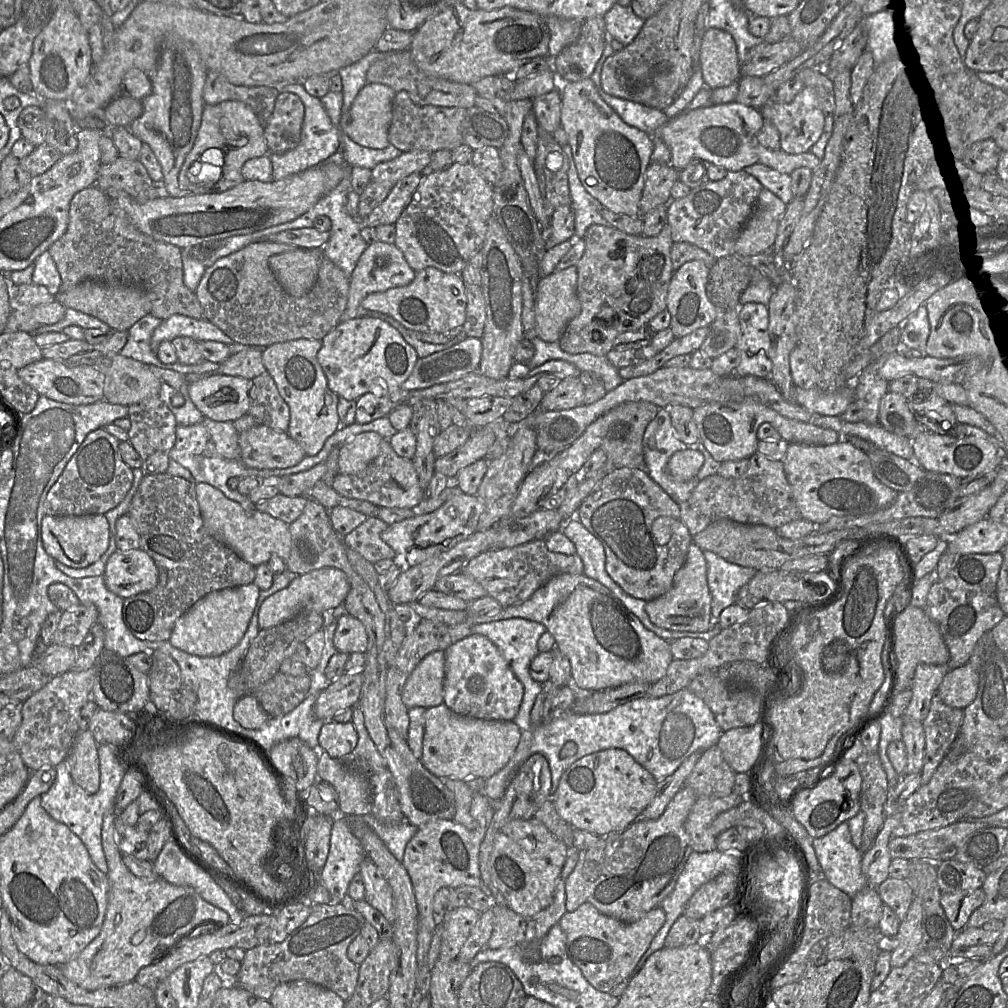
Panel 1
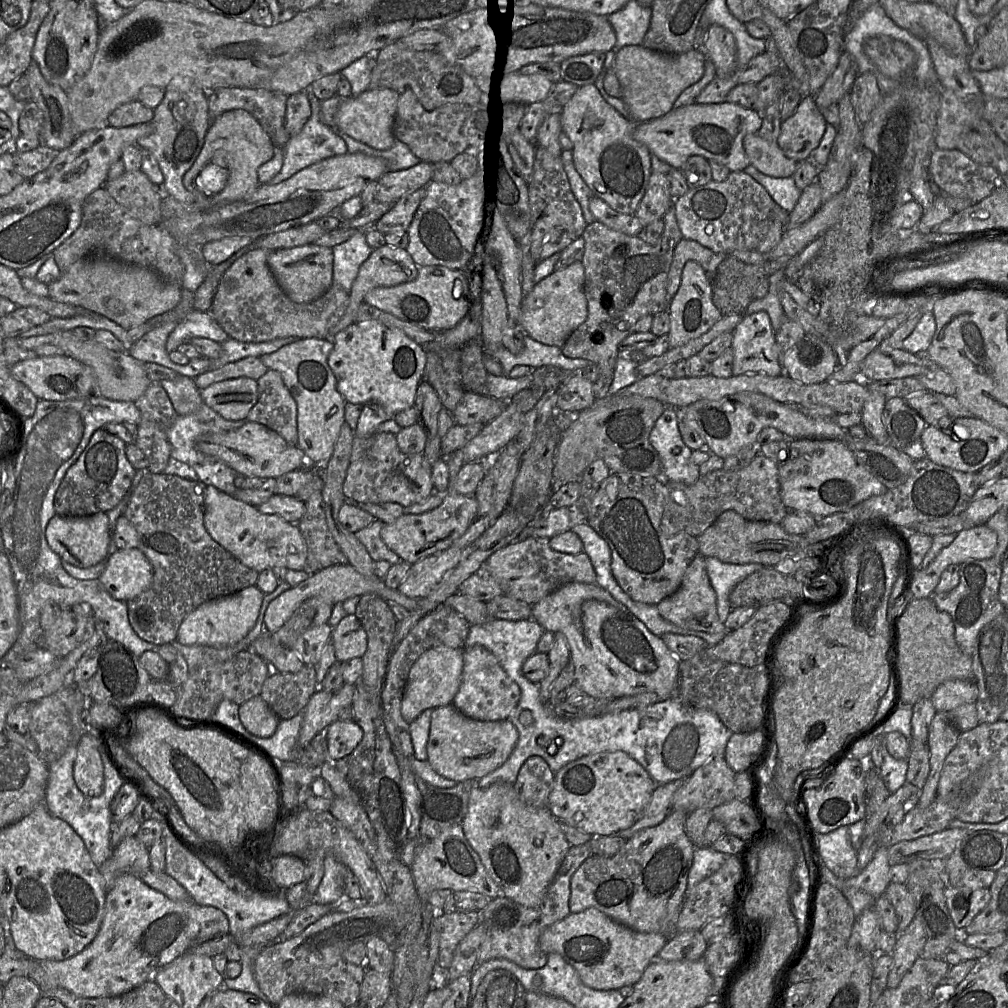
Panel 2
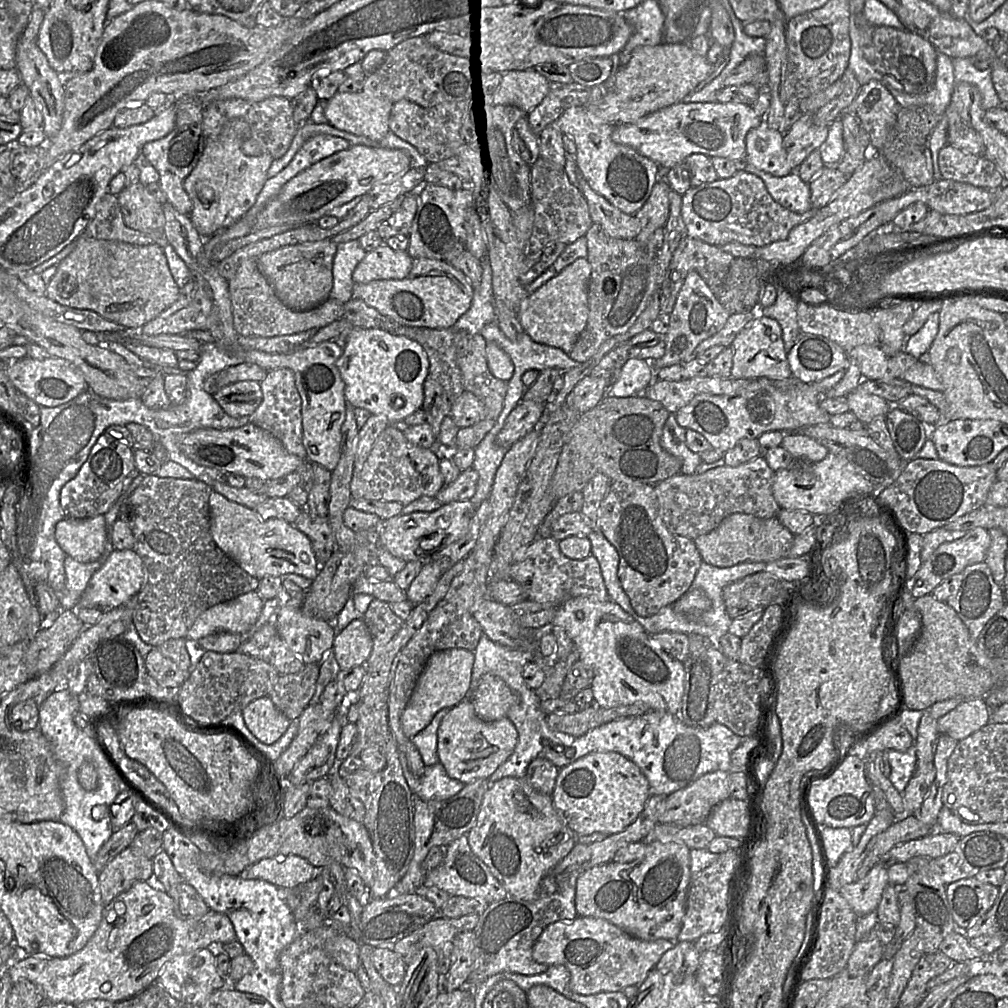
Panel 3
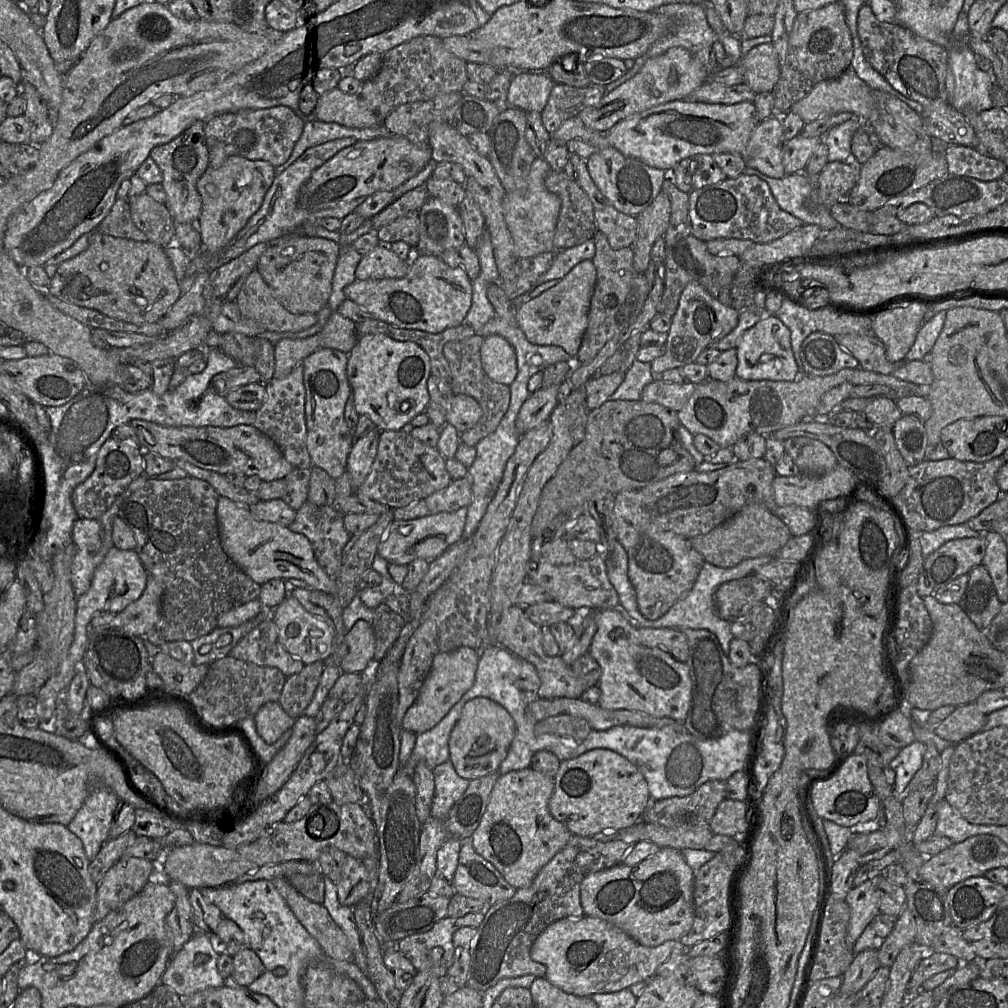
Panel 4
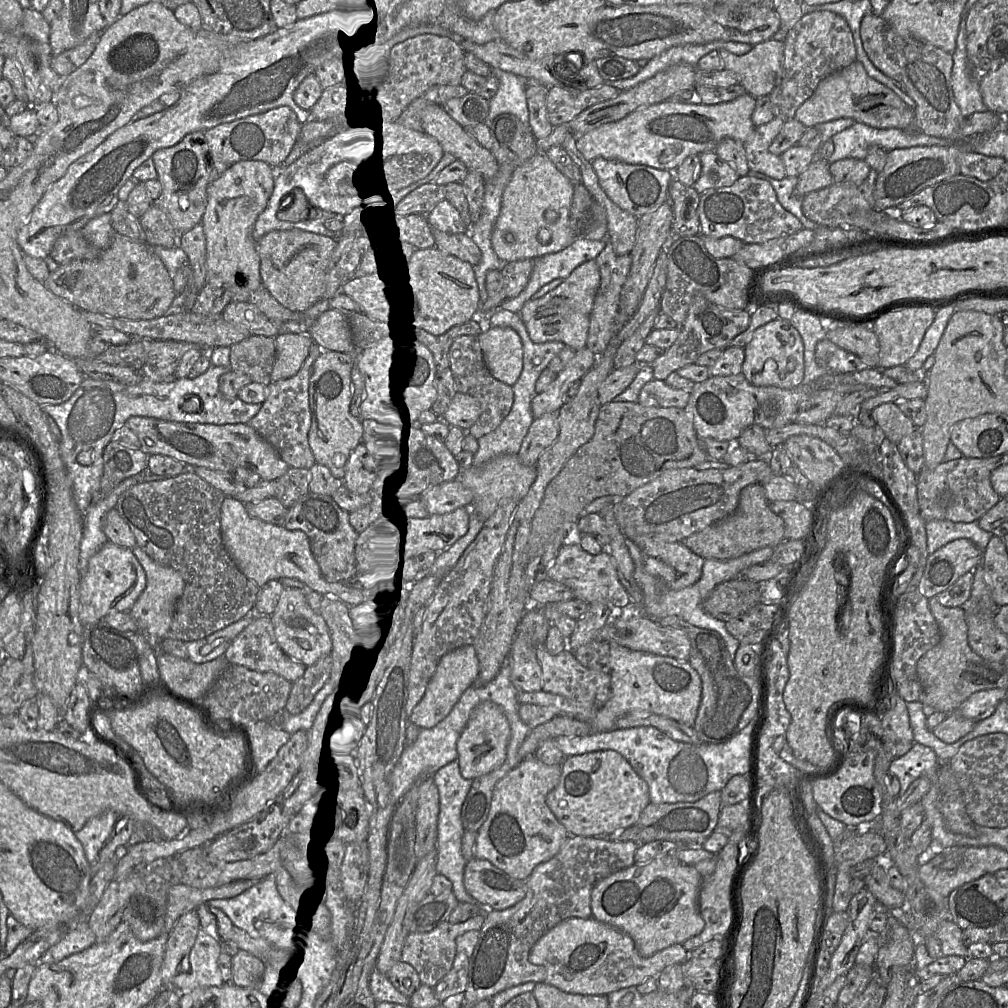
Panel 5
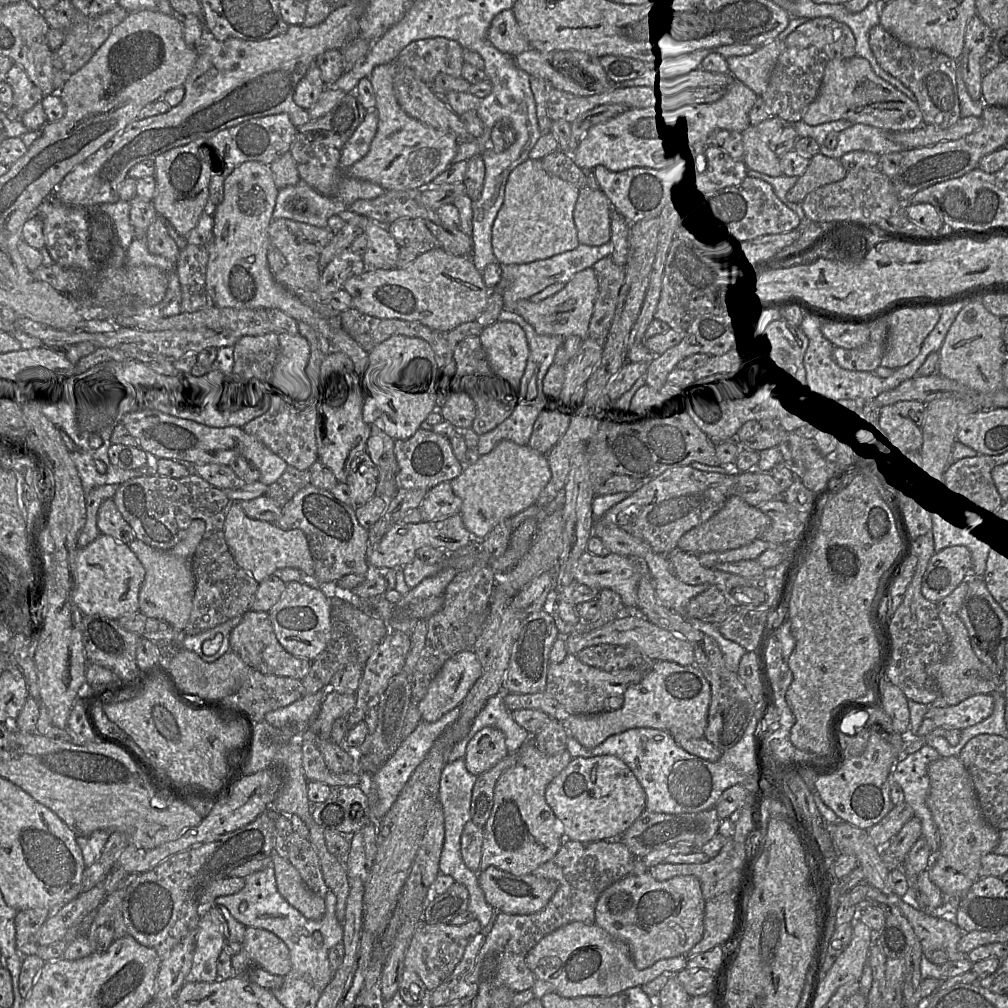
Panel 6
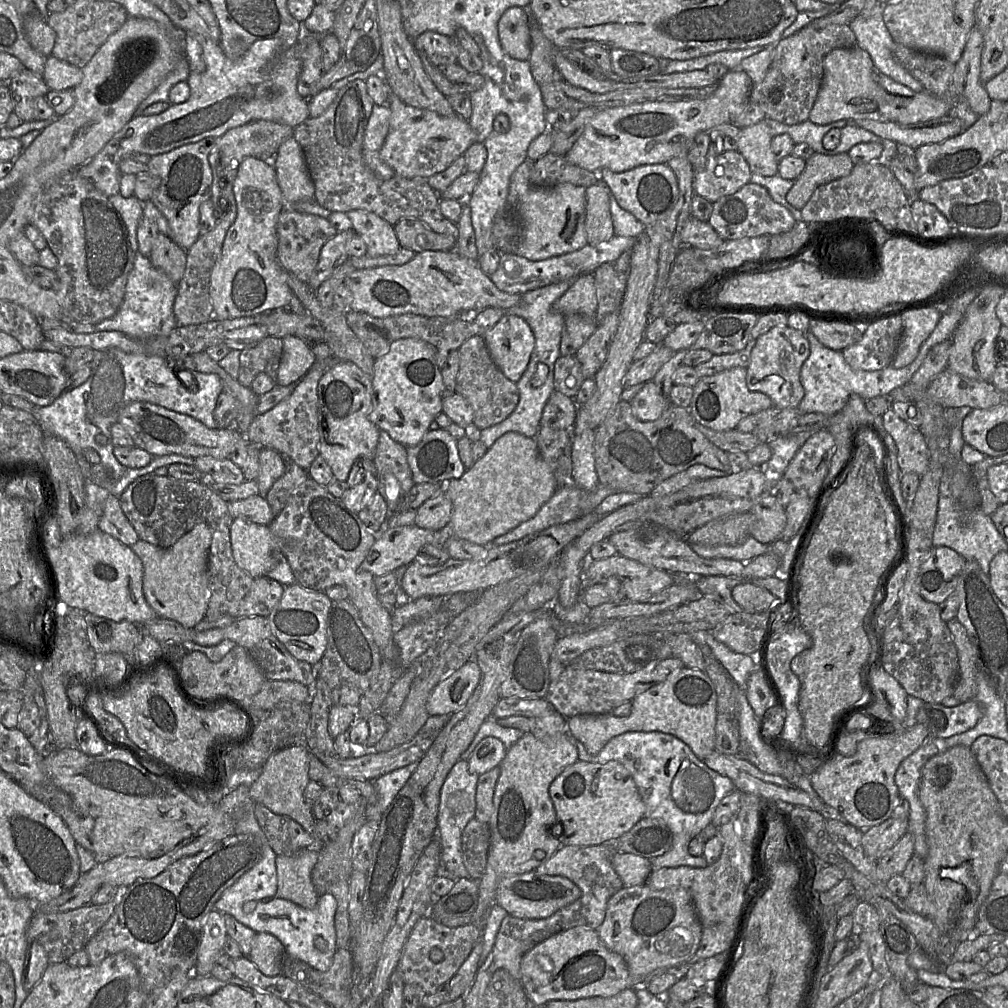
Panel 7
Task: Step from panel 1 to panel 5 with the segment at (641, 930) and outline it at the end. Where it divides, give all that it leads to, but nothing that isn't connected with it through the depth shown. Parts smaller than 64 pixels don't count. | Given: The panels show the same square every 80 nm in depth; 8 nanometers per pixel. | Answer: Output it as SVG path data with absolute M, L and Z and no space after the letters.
M591 917L569 918L545 933L532 947L528 960L546 969L545 983L579 995L604 996L628 987L637 987L667 966L682 964L689 952L682 944L671 945L650 957L642 957L633 939L617 928Z

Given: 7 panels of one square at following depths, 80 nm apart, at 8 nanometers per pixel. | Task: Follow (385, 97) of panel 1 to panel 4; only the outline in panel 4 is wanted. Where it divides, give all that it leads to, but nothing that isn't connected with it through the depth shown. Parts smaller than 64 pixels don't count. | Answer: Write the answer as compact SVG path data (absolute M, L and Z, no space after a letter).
M339 88L319 98L314 116L322 122L357 129L375 127L383 122L367 107L360 95L347 94Z

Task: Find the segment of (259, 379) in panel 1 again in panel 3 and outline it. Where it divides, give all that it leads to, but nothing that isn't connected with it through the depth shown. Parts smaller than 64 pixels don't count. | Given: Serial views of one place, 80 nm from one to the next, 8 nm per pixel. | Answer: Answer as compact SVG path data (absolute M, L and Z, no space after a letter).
M287 368L268 371L260 386L262 401L249 415L249 422L271 433L290 454L307 461L306 450L302 443L301 397L295 385L293 372Z

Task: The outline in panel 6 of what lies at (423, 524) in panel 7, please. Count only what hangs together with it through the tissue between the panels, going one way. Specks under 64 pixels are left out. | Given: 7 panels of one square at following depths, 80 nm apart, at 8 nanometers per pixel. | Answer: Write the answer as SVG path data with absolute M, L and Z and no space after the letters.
M442 482L427 491L419 510L423 522L437 521L460 513L461 505L450 482Z

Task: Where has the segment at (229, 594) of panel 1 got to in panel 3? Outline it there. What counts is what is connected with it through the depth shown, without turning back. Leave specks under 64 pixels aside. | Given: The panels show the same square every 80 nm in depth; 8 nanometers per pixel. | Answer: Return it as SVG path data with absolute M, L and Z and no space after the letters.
M251 591L205 610L195 620L185 639L197 640L213 633L243 633L257 621L264 600Z

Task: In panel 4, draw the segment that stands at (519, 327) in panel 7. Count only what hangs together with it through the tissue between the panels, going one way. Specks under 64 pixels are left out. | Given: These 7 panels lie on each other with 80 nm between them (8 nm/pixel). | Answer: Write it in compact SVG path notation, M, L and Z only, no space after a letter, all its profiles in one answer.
M499 335L483 339L480 348L481 364L488 377L509 386L517 376L516 355L511 344Z

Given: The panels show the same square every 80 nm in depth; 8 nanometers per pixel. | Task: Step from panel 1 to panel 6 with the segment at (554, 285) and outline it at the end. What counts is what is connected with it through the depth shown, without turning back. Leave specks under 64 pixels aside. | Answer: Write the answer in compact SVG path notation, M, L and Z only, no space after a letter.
M593 267L586 268L578 272L561 291L540 302L519 300L514 312L522 316L539 335L577 336L586 340L589 338L589 324L598 293L597 274Z

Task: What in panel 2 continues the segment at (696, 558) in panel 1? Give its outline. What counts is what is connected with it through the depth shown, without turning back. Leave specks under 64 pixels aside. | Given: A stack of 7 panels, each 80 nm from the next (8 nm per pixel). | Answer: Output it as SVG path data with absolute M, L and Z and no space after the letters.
M698 553L687 567L677 591L656 605L659 614L668 622L684 629L717 634L726 630L719 621L716 594L710 584L705 557Z

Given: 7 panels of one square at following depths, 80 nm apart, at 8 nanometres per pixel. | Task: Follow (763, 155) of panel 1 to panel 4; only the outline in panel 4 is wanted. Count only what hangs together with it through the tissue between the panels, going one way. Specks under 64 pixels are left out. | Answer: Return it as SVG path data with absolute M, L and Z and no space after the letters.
M771 116L758 122L742 157L745 168L756 169L774 179L781 179L786 175L782 159L782 120L780 116Z

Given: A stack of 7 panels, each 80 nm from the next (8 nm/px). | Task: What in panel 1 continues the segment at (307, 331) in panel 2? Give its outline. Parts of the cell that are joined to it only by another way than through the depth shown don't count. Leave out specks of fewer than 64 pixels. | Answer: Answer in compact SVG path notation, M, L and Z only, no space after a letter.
M262 241L250 244L249 246L231 253L227 256L219 258L216 262L214 262L211 266L206 267L204 274L194 291L203 311L205 314L205 318L207 318L211 323L213 323L215 326L217 326L220 330L222 330L227 336L229 336L234 342L251 346L251 347L269 347L276 343L283 343L288 342L292 340L298 340L298 339L307 339L307 340L320 340L322 339L332 330L334 329L342 319L342 315L346 309L346 304L348 301L348 294L349 294L349 278L343 273L343 271L338 268L330 259L325 257L323 255L322 249L319 250L319 252L322 254L322 258L320 260L317 280L313 288L304 296L302 297L294 297L288 294L277 278L275 277L274 273L272 272L270 266L269 266L269 258L285 253L291 250L296 249L297 247L294 245L288 245L288 244L282 244L282 243L274 243L270 241Z

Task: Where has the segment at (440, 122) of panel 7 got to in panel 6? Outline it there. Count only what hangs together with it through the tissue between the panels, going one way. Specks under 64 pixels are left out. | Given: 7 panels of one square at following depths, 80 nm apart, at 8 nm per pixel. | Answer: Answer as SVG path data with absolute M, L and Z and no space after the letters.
M394 62L376 66L369 75L376 97L377 132L368 153L345 173L351 178L377 184L384 191L405 191L426 187L444 172L452 164L459 144L454 135L421 123L401 108L394 93L394 76Z

